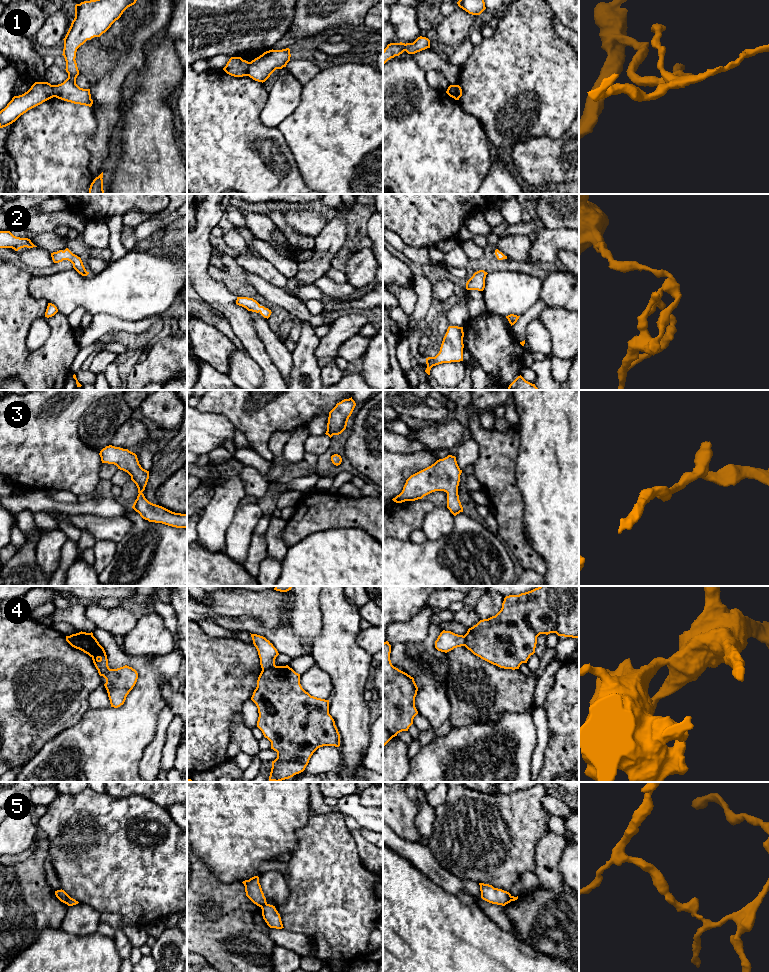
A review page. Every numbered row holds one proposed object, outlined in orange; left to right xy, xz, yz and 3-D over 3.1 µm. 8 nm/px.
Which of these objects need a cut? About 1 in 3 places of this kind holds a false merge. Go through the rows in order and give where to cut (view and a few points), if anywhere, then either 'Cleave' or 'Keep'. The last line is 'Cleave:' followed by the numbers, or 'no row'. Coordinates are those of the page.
1: Split along xz (249, 62), (246, 75). Cleave
2: No split. Keep
3: No split. Keep
4: Split along xz (275, 665), (262, 670). Cleave
5: Split along xy (70, 897), (65, 903). Cleave
Cleave: 1, 4, 5

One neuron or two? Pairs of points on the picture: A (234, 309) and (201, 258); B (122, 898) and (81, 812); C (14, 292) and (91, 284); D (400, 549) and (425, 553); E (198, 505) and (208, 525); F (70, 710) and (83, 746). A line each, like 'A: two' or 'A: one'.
A: one
B: one
C: two
D: one
E: two
F: two

